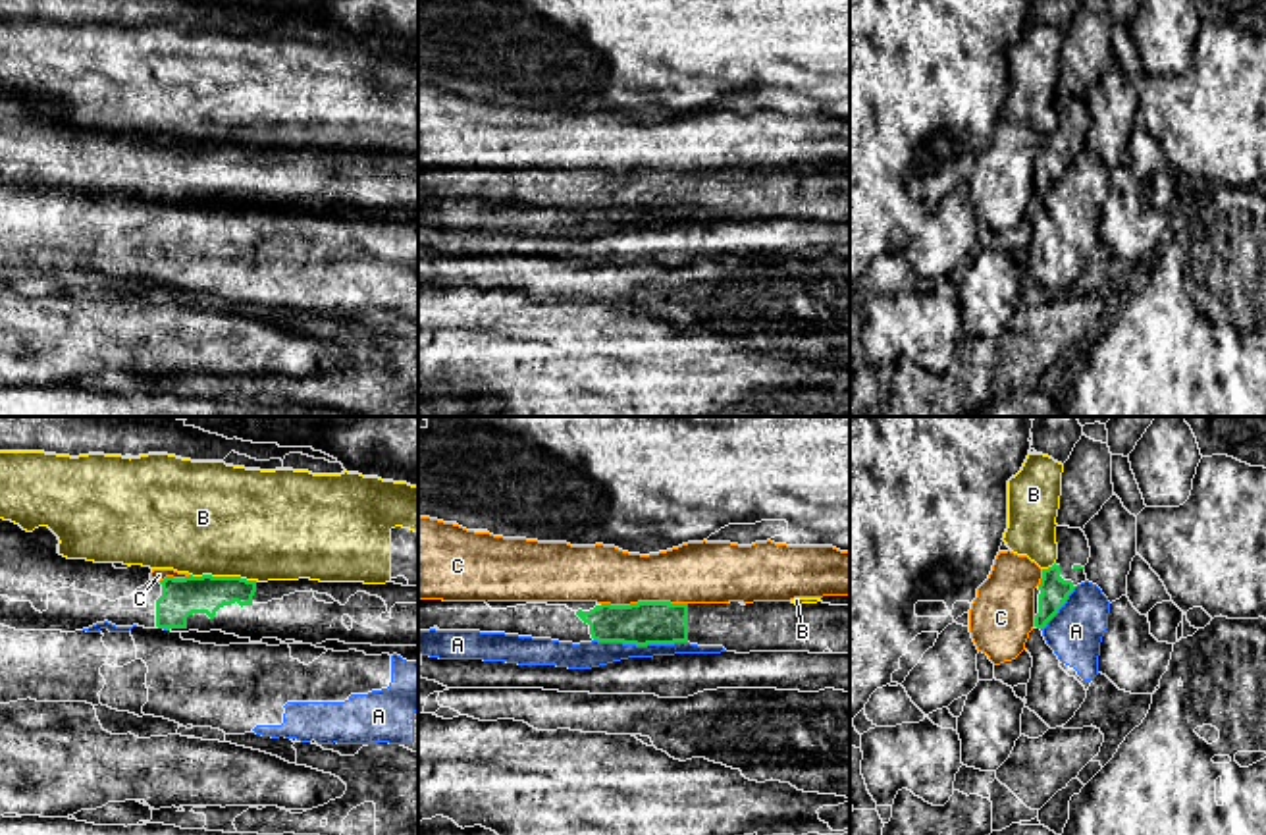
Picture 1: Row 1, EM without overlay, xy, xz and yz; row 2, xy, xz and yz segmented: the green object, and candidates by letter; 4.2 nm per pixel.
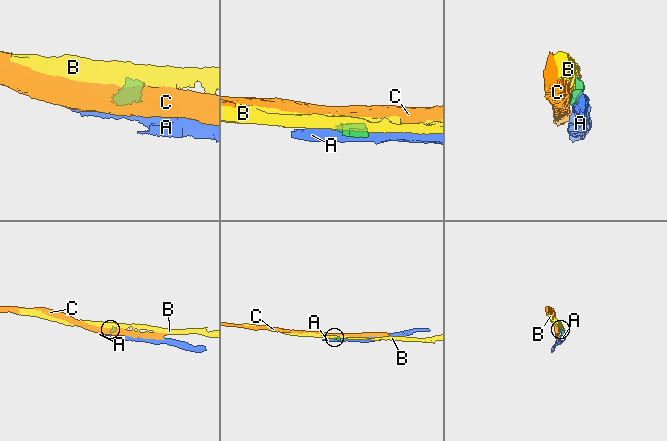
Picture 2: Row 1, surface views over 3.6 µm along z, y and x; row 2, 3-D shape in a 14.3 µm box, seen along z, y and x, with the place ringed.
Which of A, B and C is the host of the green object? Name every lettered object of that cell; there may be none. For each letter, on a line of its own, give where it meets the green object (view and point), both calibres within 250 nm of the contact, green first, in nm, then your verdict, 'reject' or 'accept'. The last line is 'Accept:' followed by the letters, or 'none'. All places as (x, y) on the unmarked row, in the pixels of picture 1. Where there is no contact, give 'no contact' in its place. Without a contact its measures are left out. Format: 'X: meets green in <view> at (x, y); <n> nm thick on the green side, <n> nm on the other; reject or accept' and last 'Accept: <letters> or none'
A: meets green in xz at (640, 213); 180 nm thick on the green side, 110 nm on the other; reject
B: meets green in xy at (222, 145); 160 nm thick on the green side, 460 nm on the other; reject
C: meets green in xz at (644, 170); 180 nm thick on the green side, 260 nm on the other; reject
Accept: none

